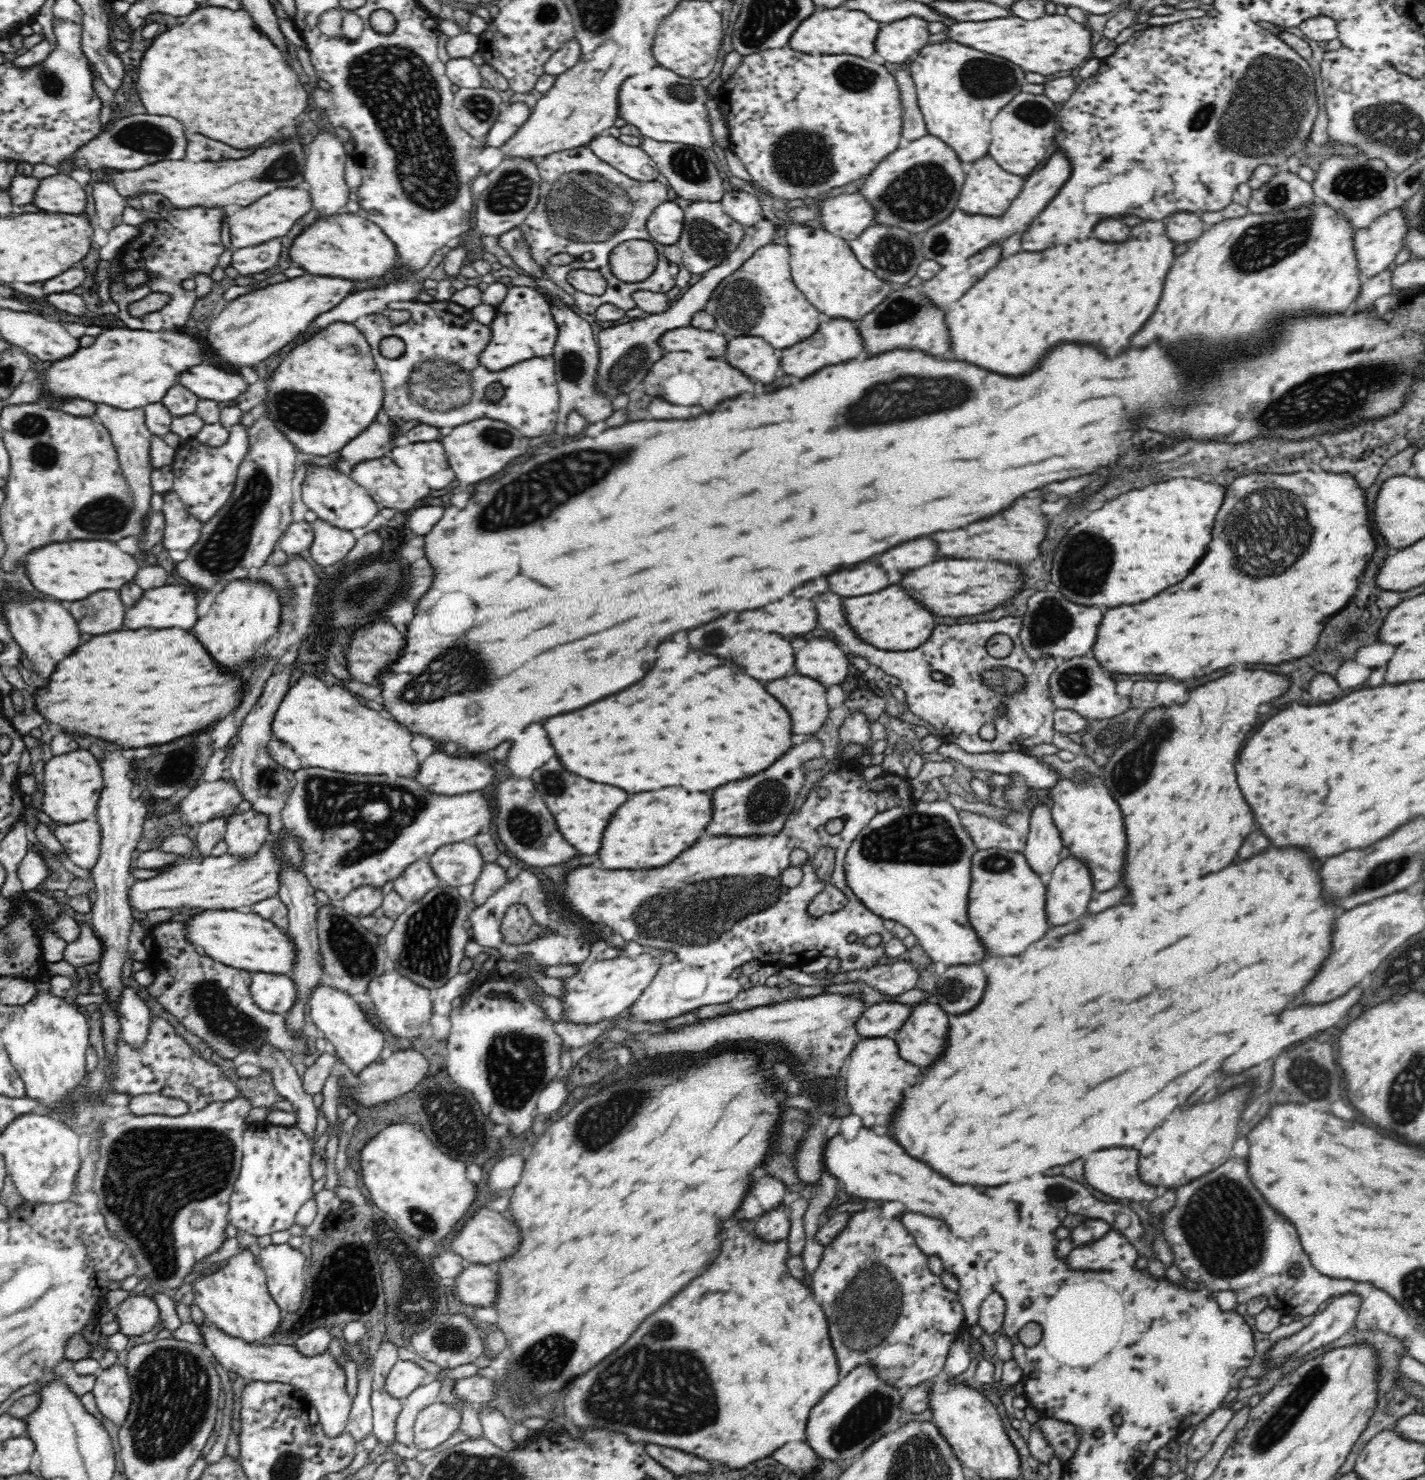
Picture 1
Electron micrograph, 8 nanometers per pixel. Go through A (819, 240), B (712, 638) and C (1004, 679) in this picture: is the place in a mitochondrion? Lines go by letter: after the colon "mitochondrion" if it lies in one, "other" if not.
A: other
B: mitochondrion
C: mitochondrion

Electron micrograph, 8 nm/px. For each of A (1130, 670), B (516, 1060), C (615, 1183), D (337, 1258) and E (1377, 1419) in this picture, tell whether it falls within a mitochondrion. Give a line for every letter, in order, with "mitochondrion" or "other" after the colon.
A: other
B: mitochondrion
C: other
D: mitochondrion
E: other

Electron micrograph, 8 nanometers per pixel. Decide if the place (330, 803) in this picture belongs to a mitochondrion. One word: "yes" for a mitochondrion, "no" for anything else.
yes

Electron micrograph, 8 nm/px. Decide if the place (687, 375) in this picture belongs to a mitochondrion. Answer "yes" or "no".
no

